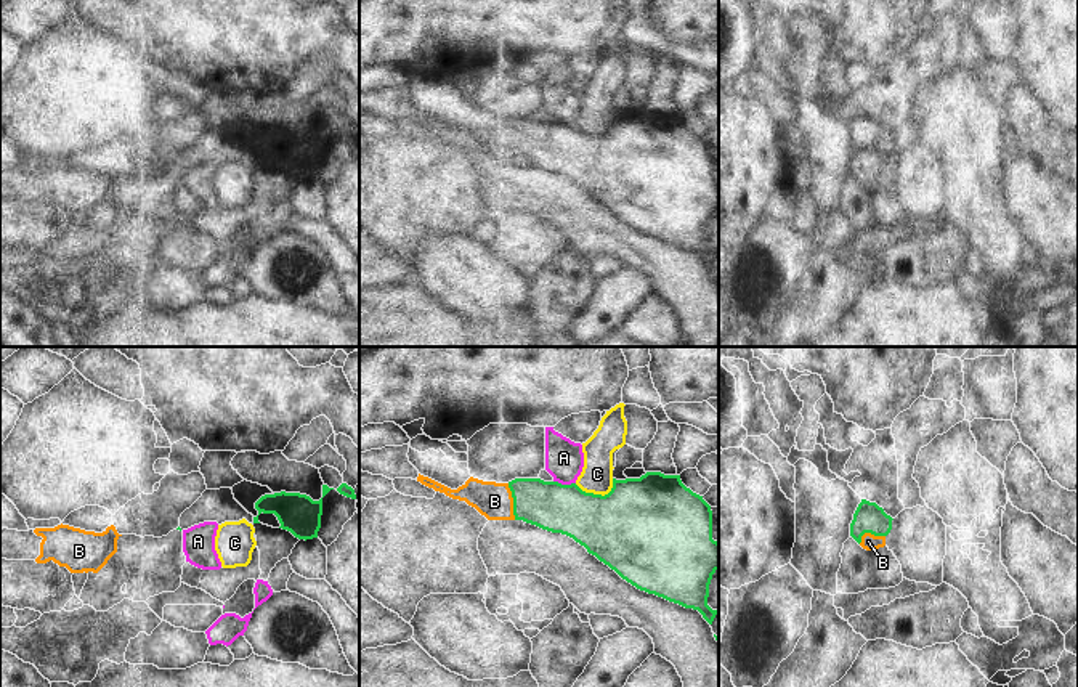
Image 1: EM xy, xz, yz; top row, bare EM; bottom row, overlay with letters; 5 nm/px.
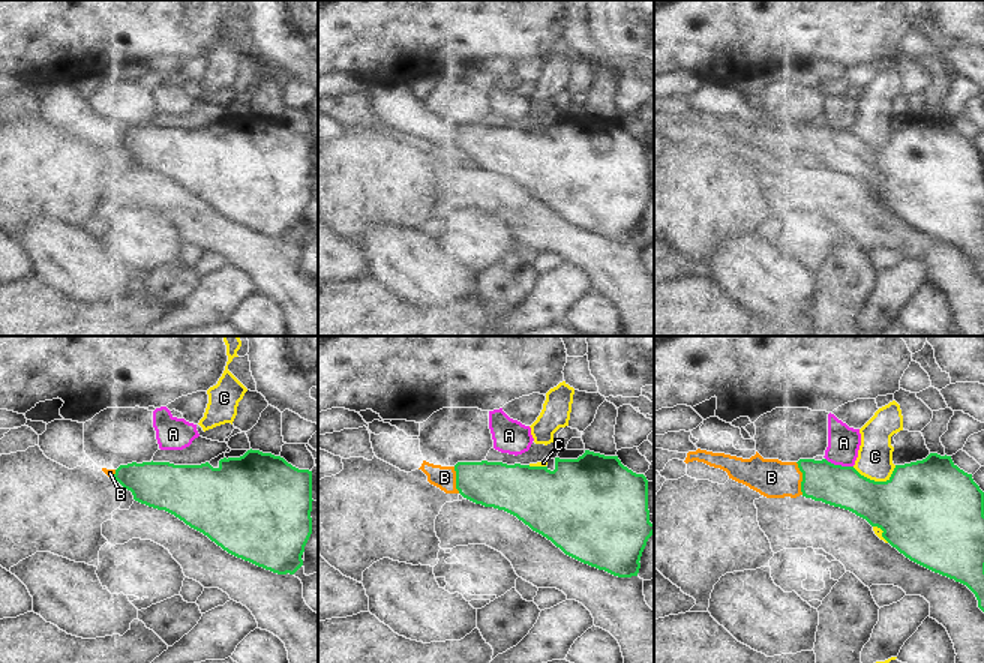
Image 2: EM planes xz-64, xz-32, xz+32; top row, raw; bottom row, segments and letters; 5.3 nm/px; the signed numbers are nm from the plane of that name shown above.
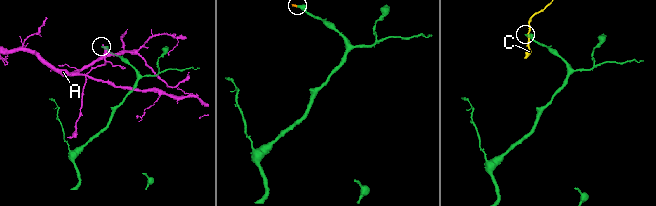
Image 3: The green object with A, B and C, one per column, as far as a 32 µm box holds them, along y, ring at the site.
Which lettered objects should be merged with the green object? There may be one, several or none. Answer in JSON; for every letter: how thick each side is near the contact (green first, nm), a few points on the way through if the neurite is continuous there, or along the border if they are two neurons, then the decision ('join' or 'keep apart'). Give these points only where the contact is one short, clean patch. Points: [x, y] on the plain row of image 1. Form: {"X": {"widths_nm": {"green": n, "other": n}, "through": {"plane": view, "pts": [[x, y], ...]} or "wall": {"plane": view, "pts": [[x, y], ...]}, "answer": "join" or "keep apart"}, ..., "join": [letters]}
{"A": {"widths_nm": {"green": 280, "other": 190}, "wall": {"plane": "xz", "pts": [[554, 121], [575, 124]]}, "answer": "keep apart"}, "B": {"widths_nm": {"green": 240, "other": 180}, "through": {"plane": "xz", "pts": [[557, 148], [536, 142], [514, 142], [494, 142]]}, "answer": "join"}, "C": {"widths_nm": {"green": 440, "other": 160}, "answer": "keep apart"}, "join": ["B"]}

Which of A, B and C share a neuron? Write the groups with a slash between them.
A / B / C

